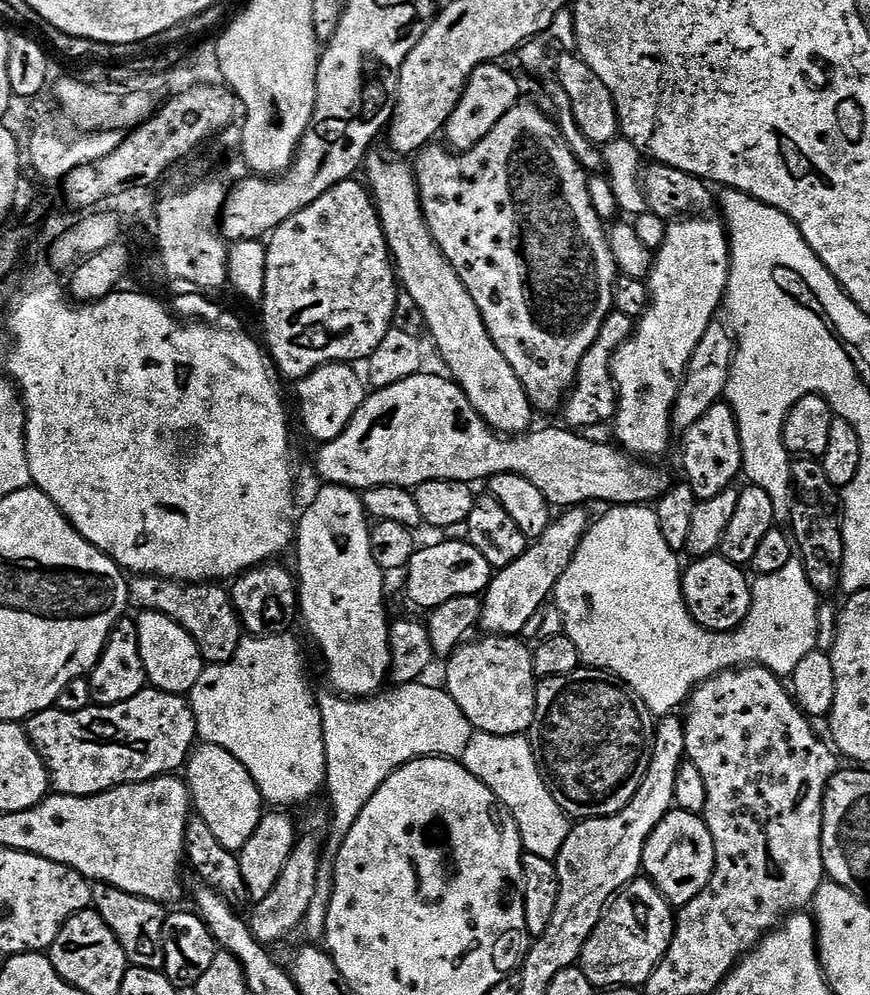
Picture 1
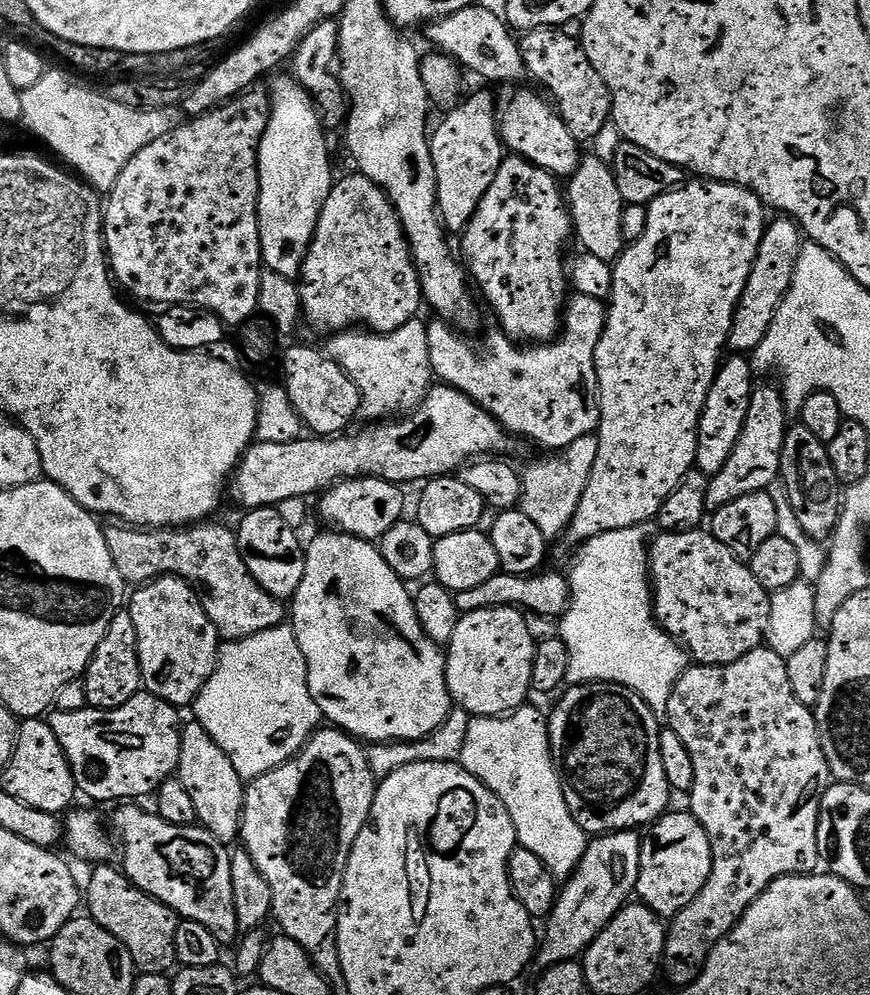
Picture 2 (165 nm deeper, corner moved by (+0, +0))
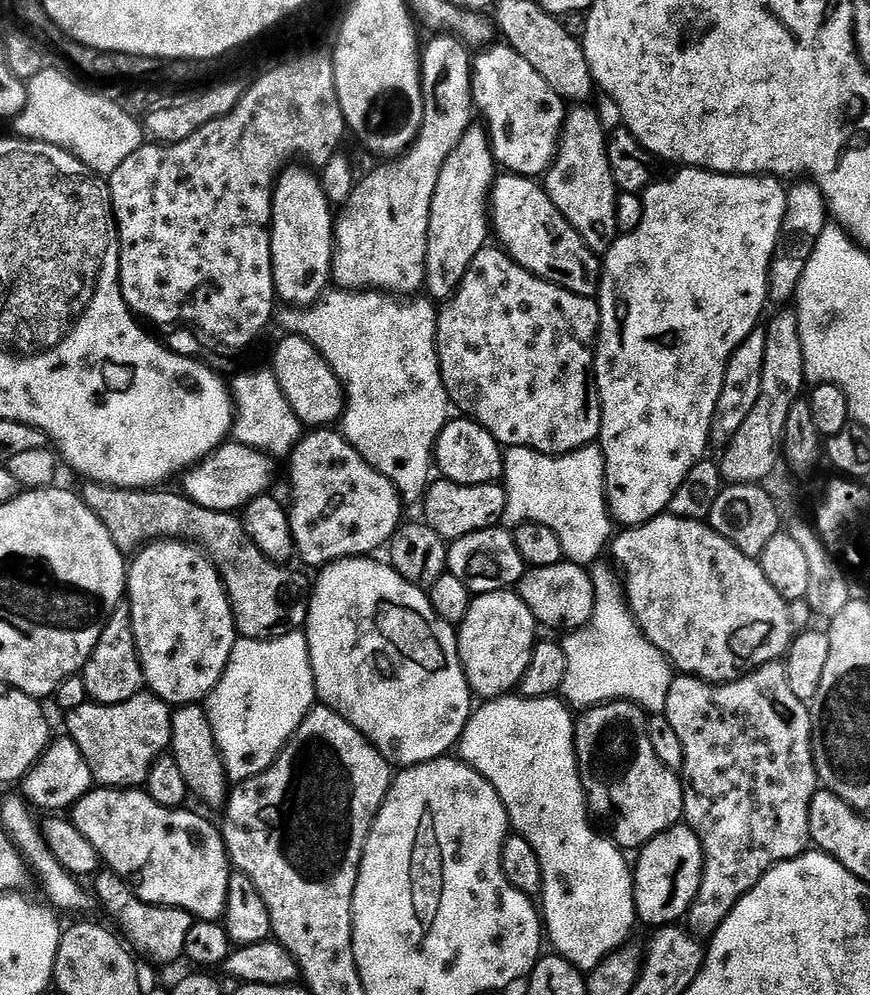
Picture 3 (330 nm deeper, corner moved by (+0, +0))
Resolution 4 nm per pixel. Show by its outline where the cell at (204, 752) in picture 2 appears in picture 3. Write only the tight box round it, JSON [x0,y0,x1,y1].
[170,703,230,805]

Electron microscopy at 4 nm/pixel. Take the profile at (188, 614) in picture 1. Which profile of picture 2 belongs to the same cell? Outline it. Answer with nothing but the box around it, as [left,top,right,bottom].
[104,522,286,641]

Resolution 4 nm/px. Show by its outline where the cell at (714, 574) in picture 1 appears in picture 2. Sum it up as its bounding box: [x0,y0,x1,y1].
[648,530,772,665]

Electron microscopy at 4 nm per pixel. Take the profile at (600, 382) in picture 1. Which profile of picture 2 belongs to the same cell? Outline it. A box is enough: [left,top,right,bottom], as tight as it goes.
[427,295,608,450]

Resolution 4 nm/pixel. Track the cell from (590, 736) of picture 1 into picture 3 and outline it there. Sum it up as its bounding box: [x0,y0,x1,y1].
[576,700,684,850]

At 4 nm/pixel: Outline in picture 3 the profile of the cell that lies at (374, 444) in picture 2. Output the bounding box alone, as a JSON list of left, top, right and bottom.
[182,442,274,513]

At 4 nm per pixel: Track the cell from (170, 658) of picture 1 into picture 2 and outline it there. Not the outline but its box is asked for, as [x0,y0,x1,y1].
[126,576,222,705]

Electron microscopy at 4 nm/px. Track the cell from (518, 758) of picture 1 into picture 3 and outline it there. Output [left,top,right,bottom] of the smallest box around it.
[459,694,638,974]

